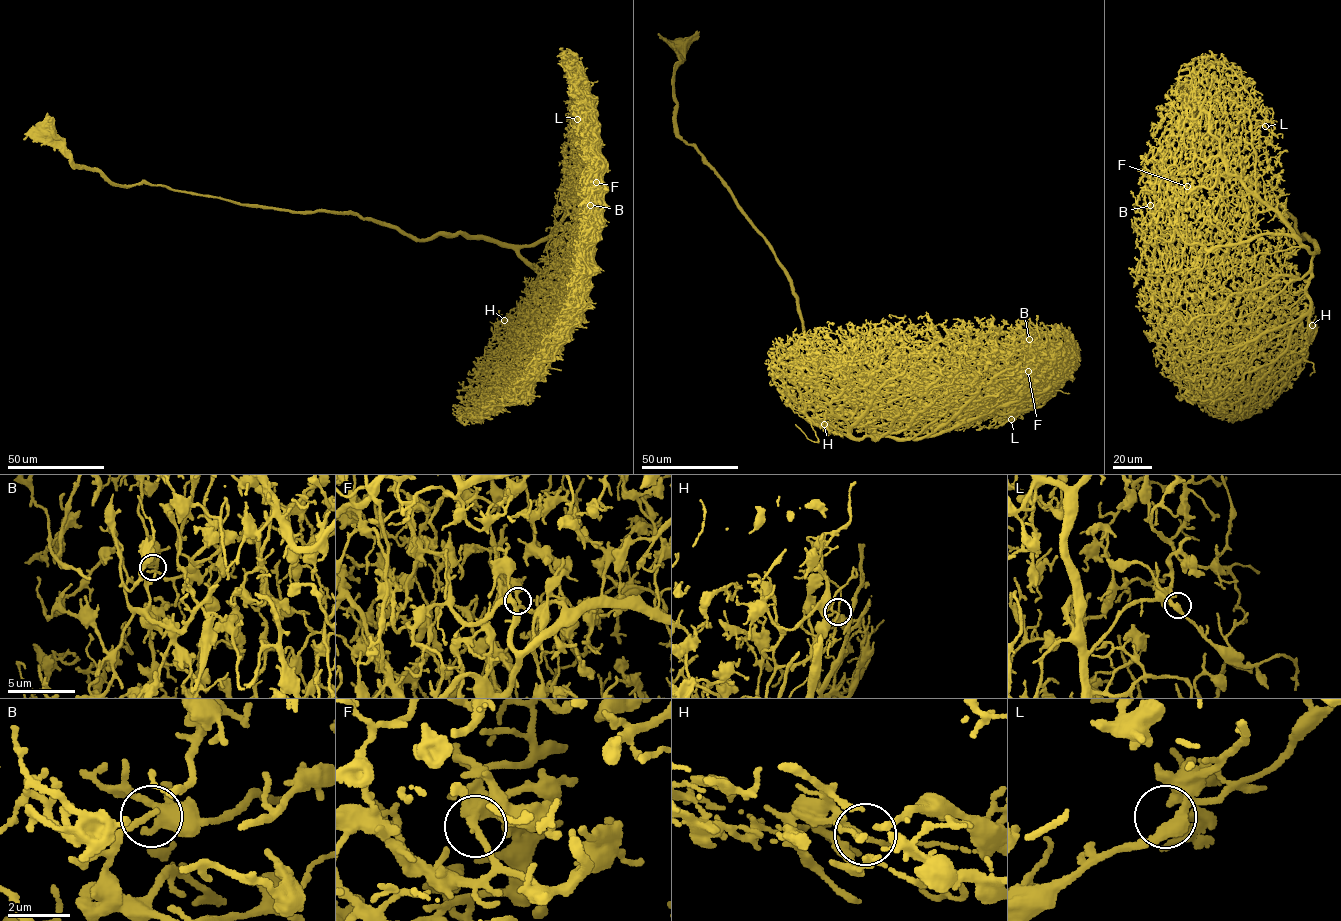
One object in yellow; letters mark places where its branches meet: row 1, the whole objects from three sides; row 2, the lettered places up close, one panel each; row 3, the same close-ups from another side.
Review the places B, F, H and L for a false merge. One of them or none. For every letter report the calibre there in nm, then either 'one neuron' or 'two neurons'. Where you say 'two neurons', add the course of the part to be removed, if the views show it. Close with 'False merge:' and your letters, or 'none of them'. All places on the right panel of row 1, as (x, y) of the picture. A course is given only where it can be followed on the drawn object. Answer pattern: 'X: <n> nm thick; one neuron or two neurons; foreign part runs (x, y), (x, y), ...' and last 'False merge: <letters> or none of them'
B: 150 nm thick; one neuron
F: 240 nm thick; one neuron
H: 140 nm thick; two neurons; foreign part runs (1312, 325), (1308, 346), (1303, 352), (1304, 360), (1313, 365), (1314, 371), (1310, 375)
L: 360 nm thick; one neuron
False merge: H

